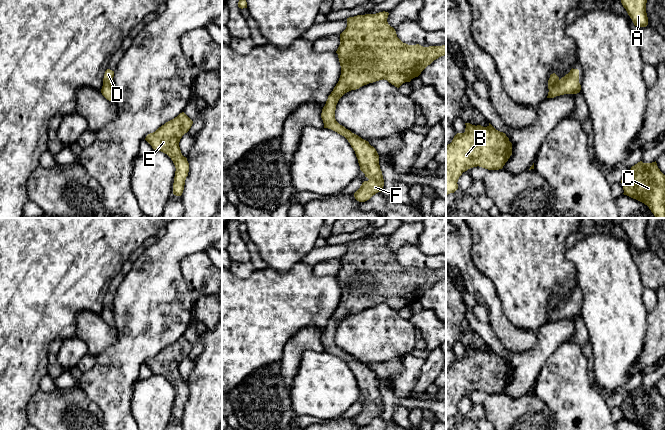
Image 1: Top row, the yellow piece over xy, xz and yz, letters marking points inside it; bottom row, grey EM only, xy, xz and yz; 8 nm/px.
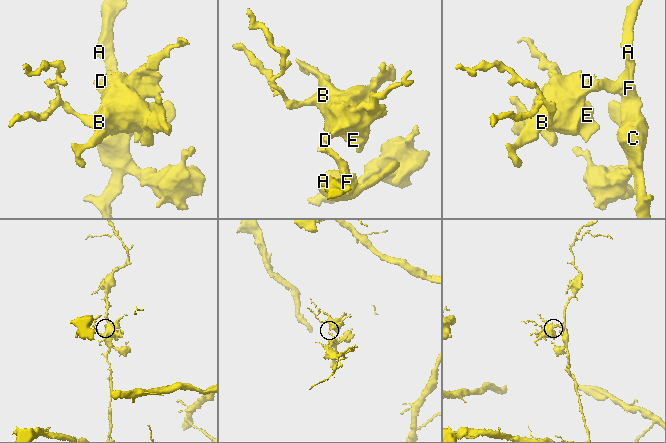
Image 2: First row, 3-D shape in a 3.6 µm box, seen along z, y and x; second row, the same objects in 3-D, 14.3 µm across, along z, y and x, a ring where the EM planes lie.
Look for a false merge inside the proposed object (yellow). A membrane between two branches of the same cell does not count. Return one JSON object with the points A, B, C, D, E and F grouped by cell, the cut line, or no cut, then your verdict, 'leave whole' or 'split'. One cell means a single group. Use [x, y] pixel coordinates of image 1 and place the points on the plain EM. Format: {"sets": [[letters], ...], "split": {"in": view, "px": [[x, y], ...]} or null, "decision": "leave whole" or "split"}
{"sets": [["A", "B", "C", "D", "E", "F"]], "split": null, "decision": "leave whole"}

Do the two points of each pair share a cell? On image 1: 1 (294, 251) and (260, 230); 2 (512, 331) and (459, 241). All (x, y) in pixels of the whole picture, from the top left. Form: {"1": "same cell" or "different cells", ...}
{"1": "same cell", "2": "same cell"}

